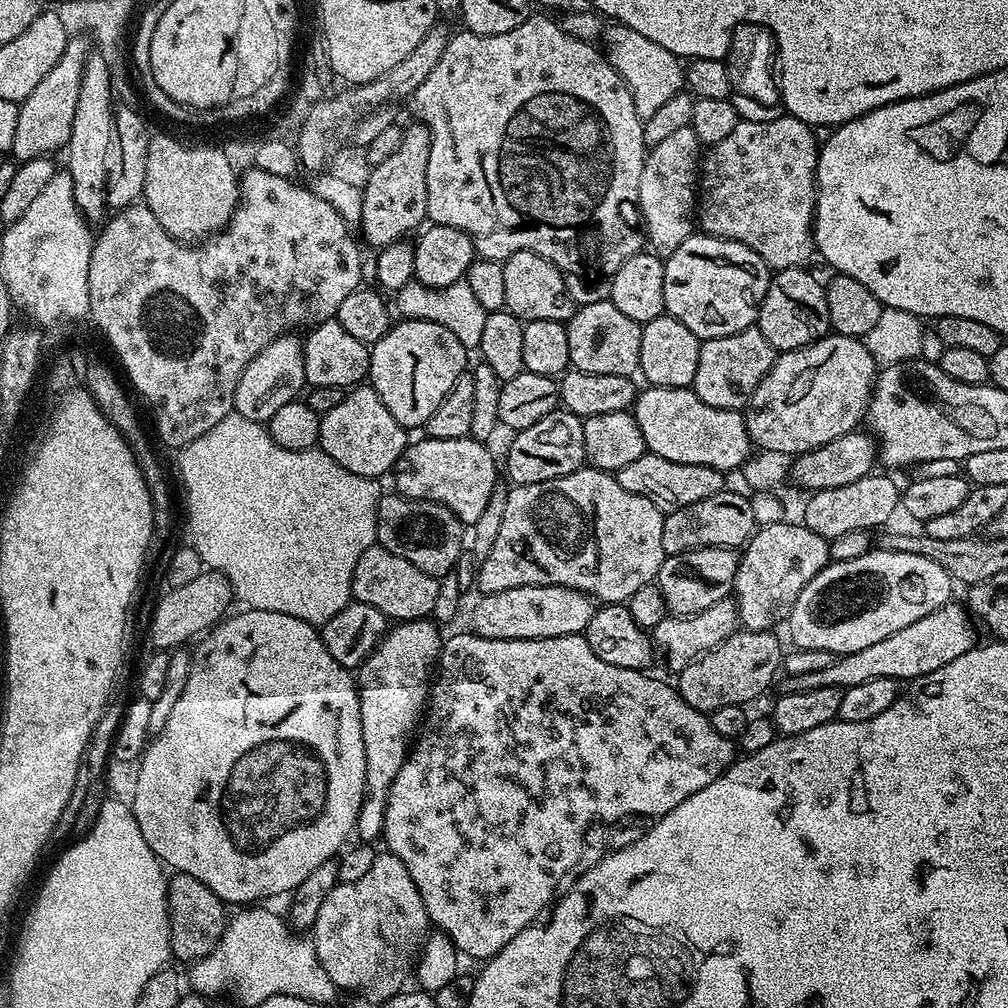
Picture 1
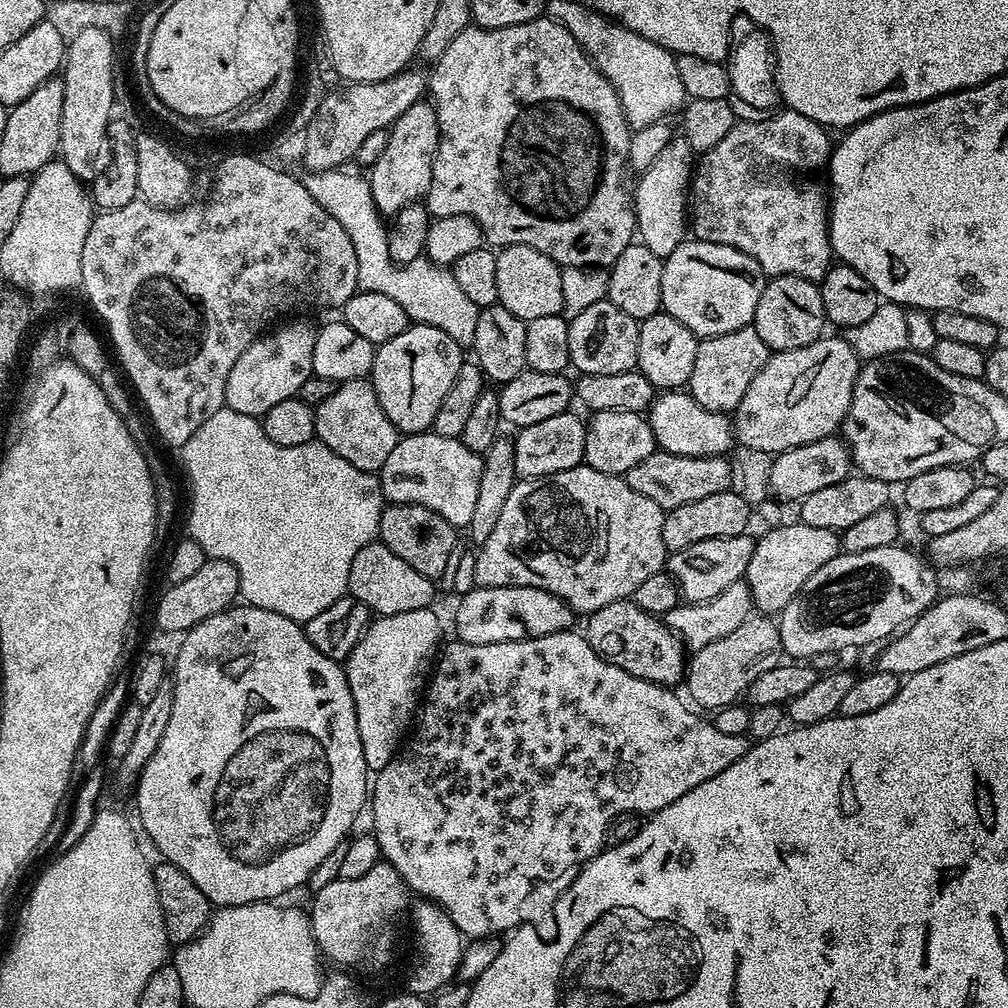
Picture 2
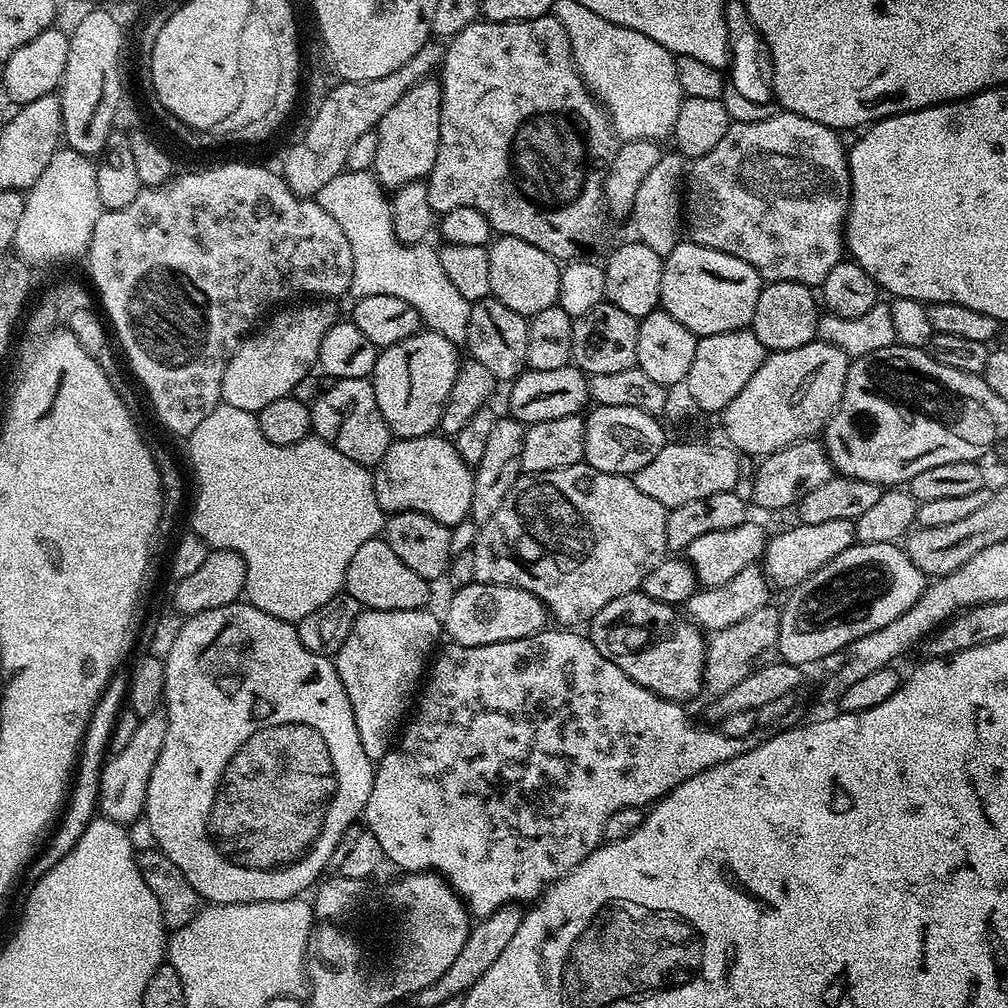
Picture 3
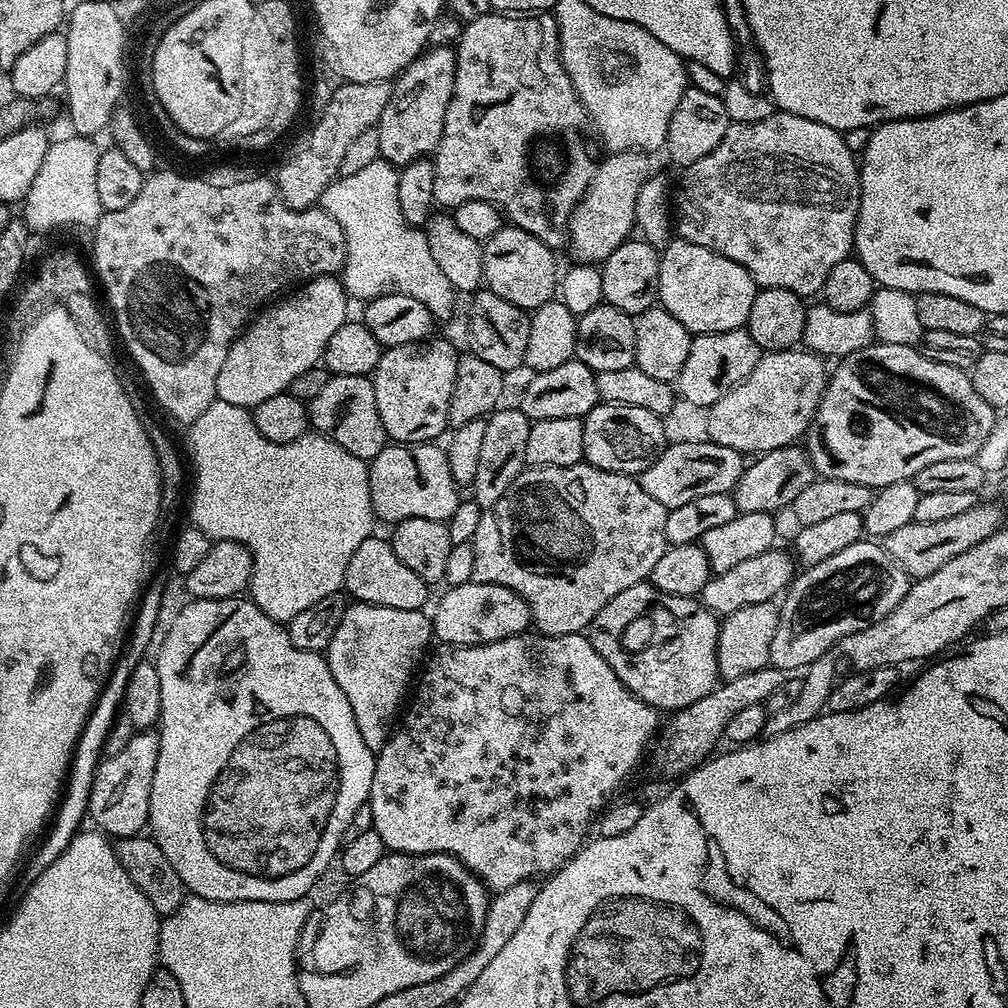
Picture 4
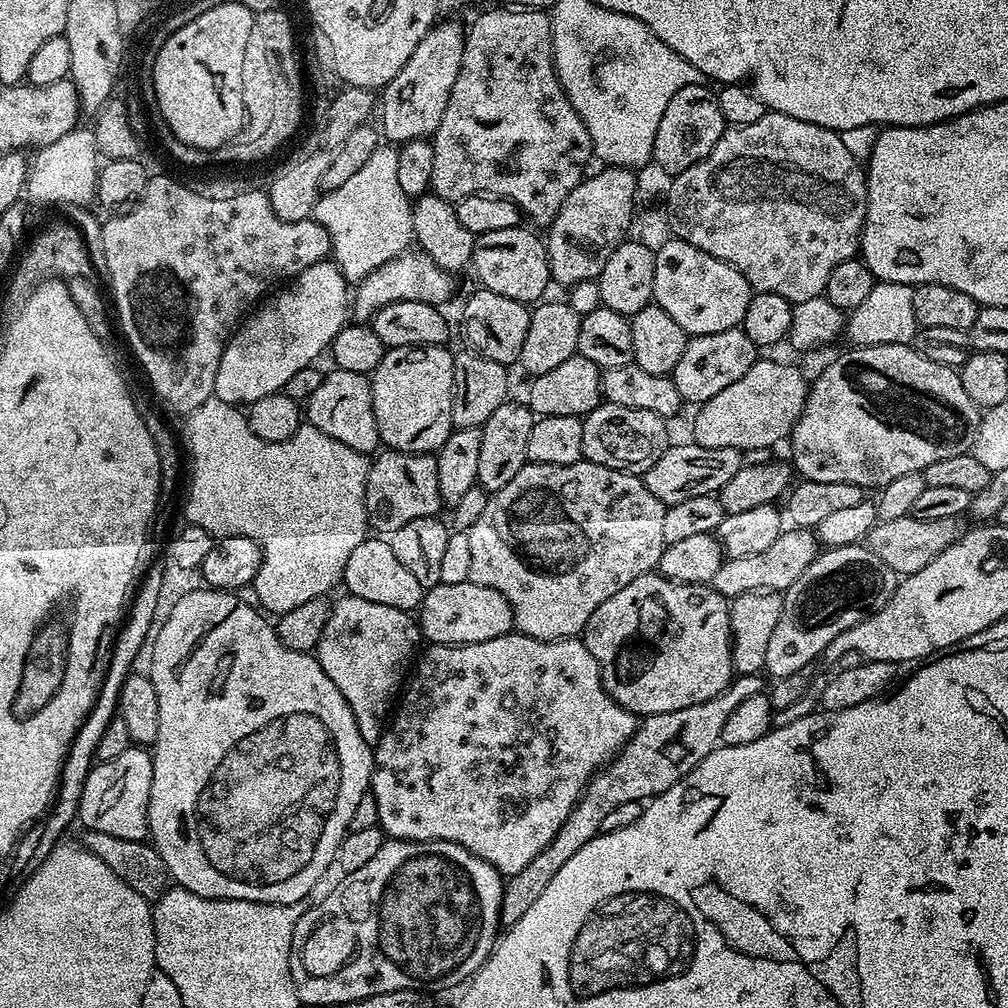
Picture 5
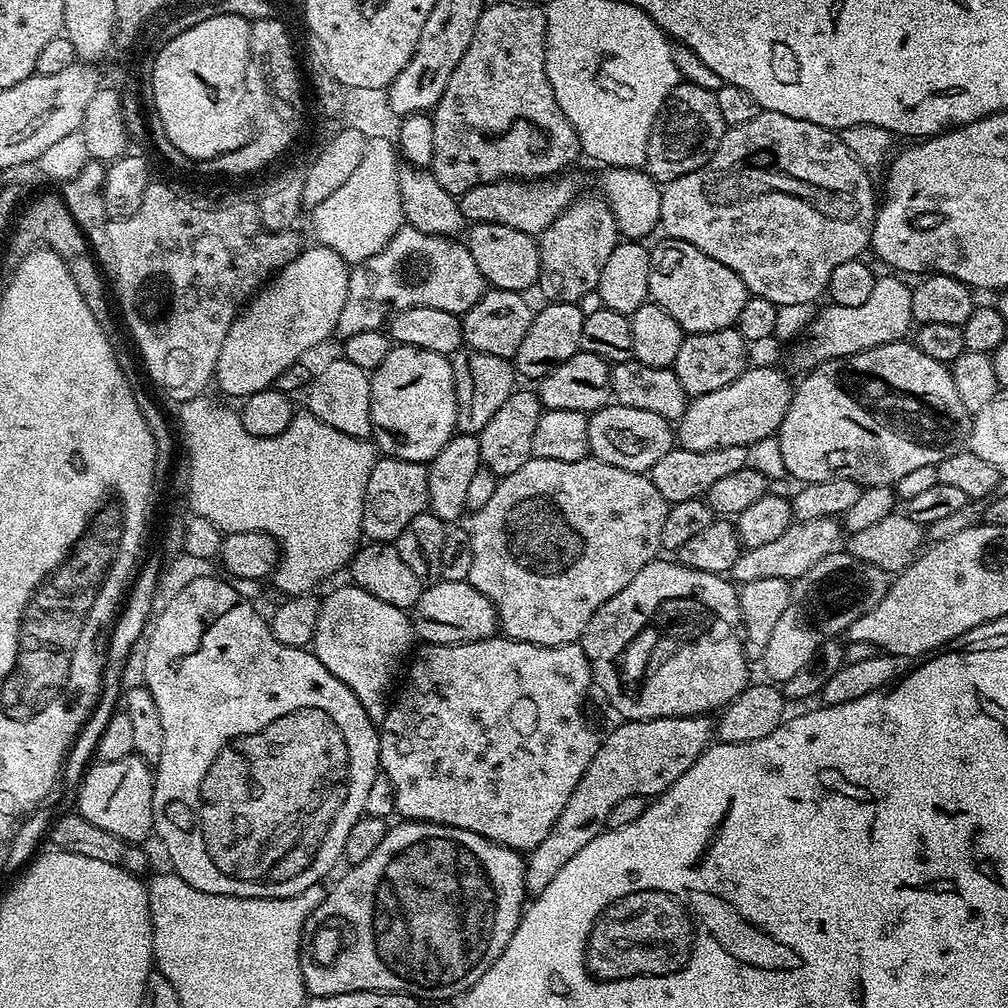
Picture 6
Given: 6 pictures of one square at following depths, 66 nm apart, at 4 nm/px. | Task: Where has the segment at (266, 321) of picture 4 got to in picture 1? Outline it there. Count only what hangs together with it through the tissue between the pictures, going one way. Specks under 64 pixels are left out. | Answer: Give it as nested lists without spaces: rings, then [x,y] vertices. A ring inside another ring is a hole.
[[[296,334],[280,336],[274,342],[270,342],[270,346],[262,349],[248,363],[246,370],[242,370],[242,376],[238,378],[238,386],[234,390],[232,406],[237,416],[266,422],[274,418],[274,413],[281,406],[297,399],[305,388],[304,346],[301,337]]]

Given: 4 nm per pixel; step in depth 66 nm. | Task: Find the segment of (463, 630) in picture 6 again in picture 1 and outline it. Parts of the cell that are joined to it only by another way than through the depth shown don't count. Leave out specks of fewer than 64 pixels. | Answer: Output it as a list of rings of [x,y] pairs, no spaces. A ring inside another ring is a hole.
[[[518,586],[501,592],[489,592],[479,598],[481,600],[477,602],[476,609],[472,612],[471,631],[475,632],[477,636],[498,638],[502,642],[575,636],[587,629],[590,618],[597,610],[597,605],[588,593],[566,586]]]

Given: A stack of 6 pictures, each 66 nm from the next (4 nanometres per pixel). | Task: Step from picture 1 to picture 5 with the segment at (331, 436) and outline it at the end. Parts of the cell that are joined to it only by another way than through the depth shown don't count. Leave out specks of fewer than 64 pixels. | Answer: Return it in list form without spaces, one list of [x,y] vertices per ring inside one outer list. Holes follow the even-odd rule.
[[[333,367],[325,375],[322,386],[314,390],[306,401],[307,423],[314,425],[324,434],[338,438],[344,446],[365,454],[372,454],[381,447],[378,434],[378,422],[374,418],[374,402],[372,401],[372,381],[365,373],[351,372]]]

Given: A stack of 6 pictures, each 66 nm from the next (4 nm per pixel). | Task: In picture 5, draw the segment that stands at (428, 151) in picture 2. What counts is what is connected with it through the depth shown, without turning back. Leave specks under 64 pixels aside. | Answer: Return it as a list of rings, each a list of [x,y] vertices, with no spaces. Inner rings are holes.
[[[456,18],[441,19],[433,24],[422,42],[414,46],[414,54],[410,54],[406,66],[402,66],[388,87],[383,89],[384,102],[379,103],[378,114],[380,110],[380,120],[384,123],[382,136],[388,139],[385,141],[403,146],[411,140],[431,137],[438,130],[442,114],[446,114],[446,102],[450,102],[450,90],[454,90],[458,70],[462,70],[465,33],[462,28],[460,32],[458,21]]]

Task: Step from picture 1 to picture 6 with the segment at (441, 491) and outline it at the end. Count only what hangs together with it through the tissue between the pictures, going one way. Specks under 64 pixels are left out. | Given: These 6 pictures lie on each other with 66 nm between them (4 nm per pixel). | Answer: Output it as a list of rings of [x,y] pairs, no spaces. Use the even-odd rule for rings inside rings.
[[[391,458],[377,459],[374,470],[370,470],[370,482],[366,482],[363,535],[372,542],[395,541],[396,536],[406,530],[406,522],[428,507],[428,469],[425,465]]]

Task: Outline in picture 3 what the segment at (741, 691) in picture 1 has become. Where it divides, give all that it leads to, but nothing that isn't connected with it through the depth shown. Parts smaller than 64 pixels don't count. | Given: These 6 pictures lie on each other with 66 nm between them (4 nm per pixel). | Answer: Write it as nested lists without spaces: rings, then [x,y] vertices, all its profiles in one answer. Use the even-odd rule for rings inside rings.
[[[775,606],[754,610],[754,614],[742,618],[742,622],[734,622],[734,626],[726,626],[726,630],[718,630],[707,637],[702,688],[705,693],[709,692],[709,697],[715,698],[726,694],[749,674],[754,674],[754,670],[777,659],[780,650],[780,613],[781,609]]]

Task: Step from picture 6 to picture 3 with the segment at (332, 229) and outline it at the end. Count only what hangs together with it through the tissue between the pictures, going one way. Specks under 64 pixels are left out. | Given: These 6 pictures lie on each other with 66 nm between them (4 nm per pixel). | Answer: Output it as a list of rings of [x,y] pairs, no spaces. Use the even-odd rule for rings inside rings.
[[[342,171],[323,186],[314,199],[338,226],[342,226],[342,234],[346,234],[346,242],[350,242],[354,254],[354,278],[350,289],[353,297],[390,294],[402,298],[402,302],[410,302],[410,306],[418,310],[427,331],[442,334],[457,346],[464,344],[472,304],[462,298],[450,278],[446,278],[439,251],[435,247],[432,249],[431,243],[400,243],[394,232],[389,193],[371,171]]]

